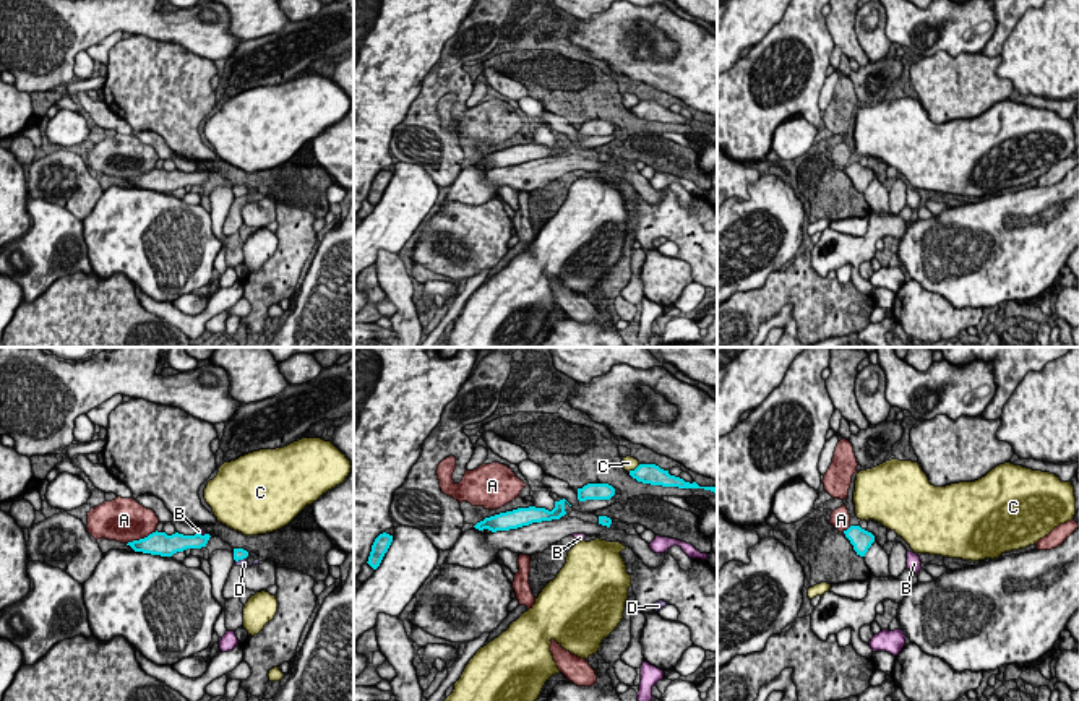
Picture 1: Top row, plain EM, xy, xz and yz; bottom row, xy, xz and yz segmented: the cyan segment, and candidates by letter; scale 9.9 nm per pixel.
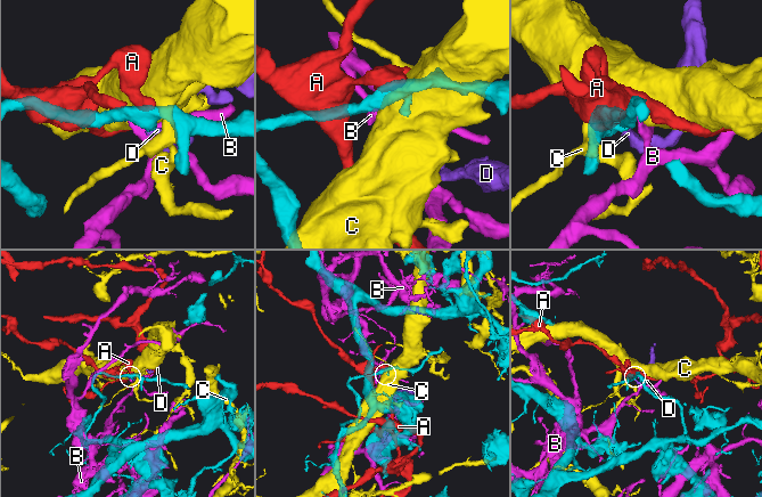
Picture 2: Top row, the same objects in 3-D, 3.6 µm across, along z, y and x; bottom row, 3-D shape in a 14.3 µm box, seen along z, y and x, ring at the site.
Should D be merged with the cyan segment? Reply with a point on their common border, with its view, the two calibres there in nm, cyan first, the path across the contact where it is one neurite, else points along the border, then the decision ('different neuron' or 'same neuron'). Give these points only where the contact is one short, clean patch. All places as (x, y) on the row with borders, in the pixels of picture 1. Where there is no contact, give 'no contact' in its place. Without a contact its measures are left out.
meets cyan in xy at (240, 559); 130 nm thick on the cyan side, 90 nm on the other; border along xy (245, 557), (236, 562); different neuron

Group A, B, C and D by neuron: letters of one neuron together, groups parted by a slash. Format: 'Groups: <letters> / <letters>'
Groups: A / B / C / D

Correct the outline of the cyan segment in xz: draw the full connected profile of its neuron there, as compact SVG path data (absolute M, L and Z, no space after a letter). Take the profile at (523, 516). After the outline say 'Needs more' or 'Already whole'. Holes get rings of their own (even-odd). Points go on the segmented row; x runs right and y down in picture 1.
M565 498L560 501L555 501L555 508L552 511L545 508L518 508L513 511L500 513L490 518L485 518L484 521L477 523L474 527L479 531L488 529L492 532L497 531L509 531L518 529L522 526L529 526L532 523L542 523L542 521L552 521L560 519L566 514L565 511Z. Already whole

